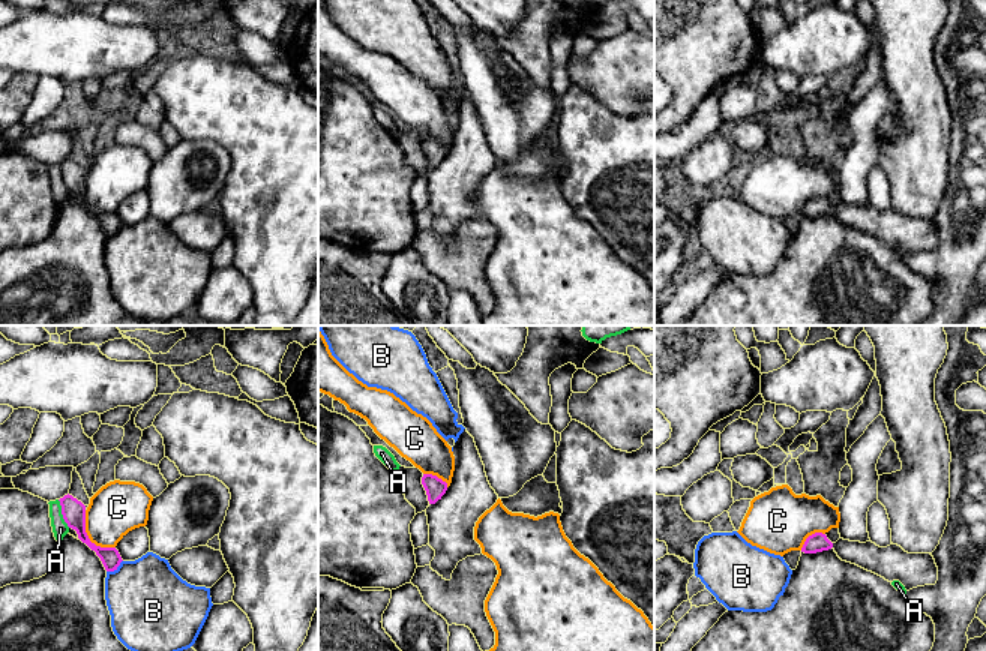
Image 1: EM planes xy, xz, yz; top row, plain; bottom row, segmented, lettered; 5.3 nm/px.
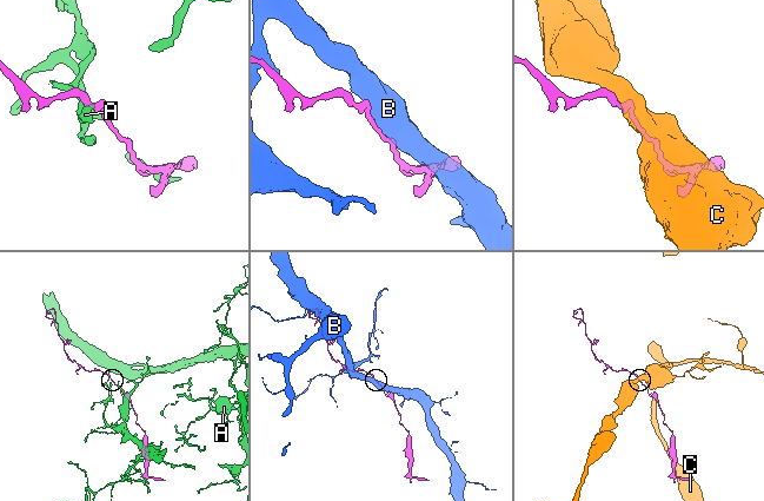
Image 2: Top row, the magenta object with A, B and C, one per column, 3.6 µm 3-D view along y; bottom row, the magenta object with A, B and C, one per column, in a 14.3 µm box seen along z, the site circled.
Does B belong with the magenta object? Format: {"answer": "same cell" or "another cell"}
{"answer": "another cell"}

